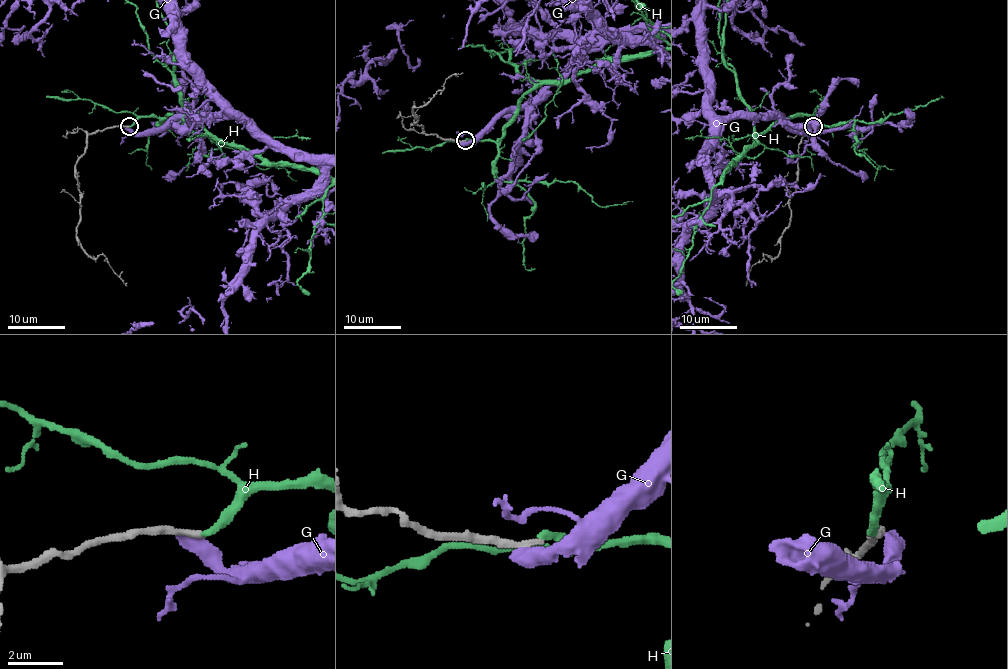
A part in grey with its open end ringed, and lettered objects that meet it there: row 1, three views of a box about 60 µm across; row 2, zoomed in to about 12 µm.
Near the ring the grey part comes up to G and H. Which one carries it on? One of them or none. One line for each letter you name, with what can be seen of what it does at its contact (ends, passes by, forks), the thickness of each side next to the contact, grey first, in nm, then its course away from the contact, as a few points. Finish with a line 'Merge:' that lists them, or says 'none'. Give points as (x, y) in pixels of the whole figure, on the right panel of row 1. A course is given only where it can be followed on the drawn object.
H: it ends; calibres 240 and 240 nm
Merge: H

